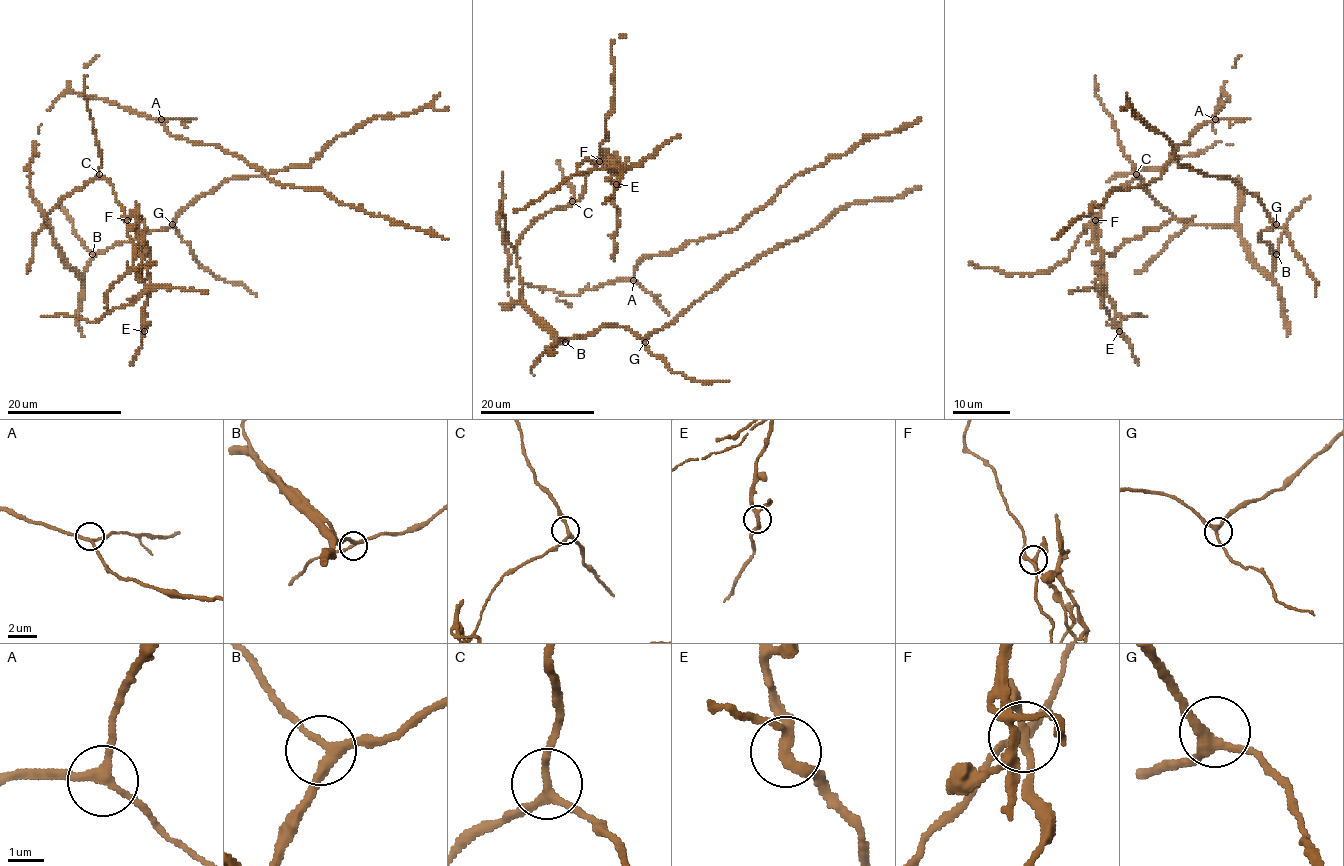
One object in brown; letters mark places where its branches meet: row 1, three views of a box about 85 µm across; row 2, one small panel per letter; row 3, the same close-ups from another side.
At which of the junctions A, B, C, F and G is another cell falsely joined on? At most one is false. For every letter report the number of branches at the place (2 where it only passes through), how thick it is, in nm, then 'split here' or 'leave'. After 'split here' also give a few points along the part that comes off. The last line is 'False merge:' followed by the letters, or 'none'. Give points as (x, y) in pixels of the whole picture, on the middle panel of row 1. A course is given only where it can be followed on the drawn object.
A: branches 3; calibre 220 nm; leave
B: branches 3; calibre 240 nm; leave
C: branches 3; calibre 200 nm; leave
F: branches 4; calibre 240 nm; split here; course (599, 161), (612, 163), (616, 167), (613, 170), (619, 168), (585, 171), (513, 211)
G: branches 3; calibre 260 nm; leave
False merge: F

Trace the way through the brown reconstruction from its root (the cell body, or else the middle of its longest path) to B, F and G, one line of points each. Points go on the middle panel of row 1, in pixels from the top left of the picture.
B: (593, 333), (565, 342)
F: (593, 333), (559, 339), (526, 306), (520, 297), (517, 240), (539, 217), (575, 203), (599, 161)
G: (593, 333), (603, 326), (622, 326), (635, 332), (645, 342)

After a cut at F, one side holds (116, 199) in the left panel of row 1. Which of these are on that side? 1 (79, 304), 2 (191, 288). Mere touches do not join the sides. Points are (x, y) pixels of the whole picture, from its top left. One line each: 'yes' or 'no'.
1: yes
2: no

